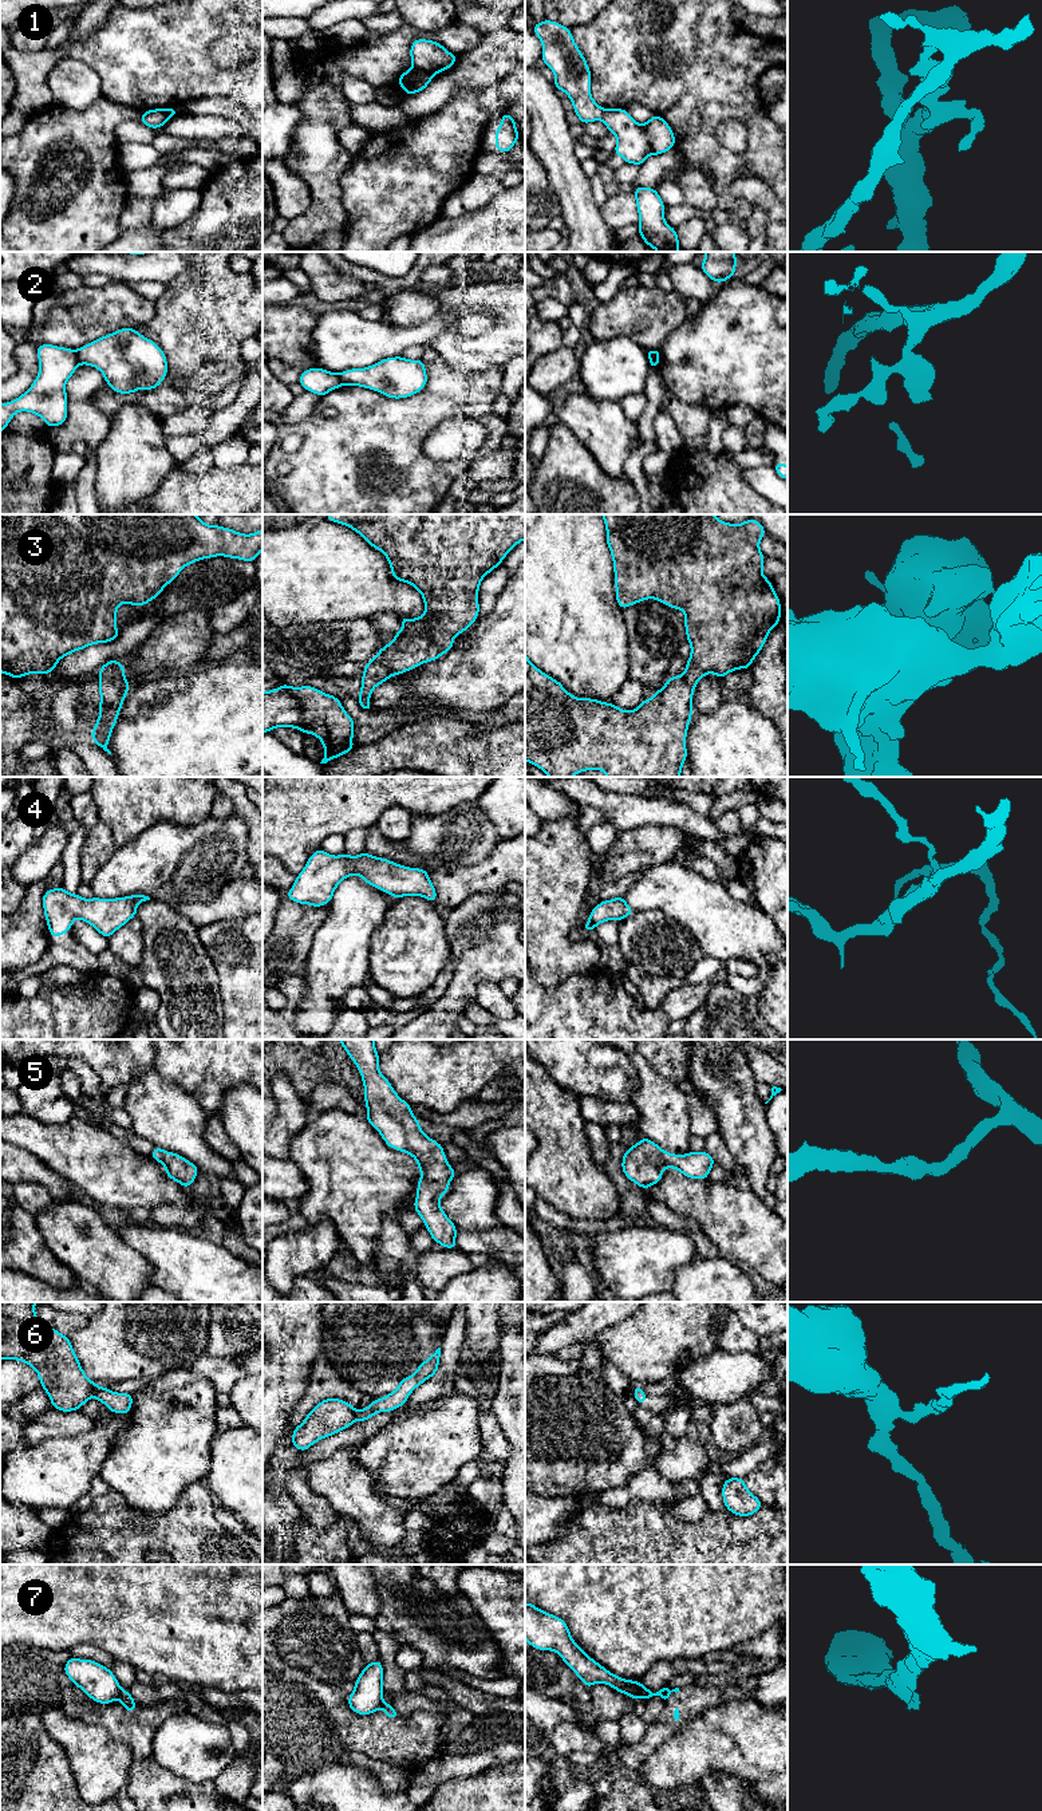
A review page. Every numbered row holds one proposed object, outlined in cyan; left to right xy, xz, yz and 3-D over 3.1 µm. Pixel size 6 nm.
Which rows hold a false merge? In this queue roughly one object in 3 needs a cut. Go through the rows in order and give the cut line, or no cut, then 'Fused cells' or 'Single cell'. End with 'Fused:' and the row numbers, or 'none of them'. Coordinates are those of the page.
1: Split along xz (413, 66), (434, 74). Fused cells
2: Split along xy (75, 351), (79, 362). Fused cells
3: No split. Single cell
4: No split. Single cell
5: No split. Single cell
6: Split along xy (98, 1387), (93, 1395). Fused cells
7: Split along xy (122, 1691), (113, 1700). Fused cells
Fused: 1, 2, 6, 7

